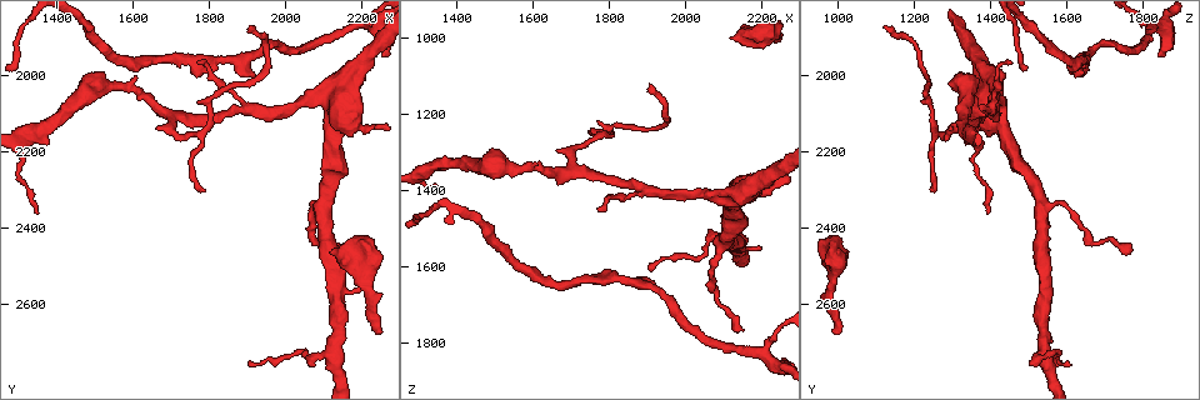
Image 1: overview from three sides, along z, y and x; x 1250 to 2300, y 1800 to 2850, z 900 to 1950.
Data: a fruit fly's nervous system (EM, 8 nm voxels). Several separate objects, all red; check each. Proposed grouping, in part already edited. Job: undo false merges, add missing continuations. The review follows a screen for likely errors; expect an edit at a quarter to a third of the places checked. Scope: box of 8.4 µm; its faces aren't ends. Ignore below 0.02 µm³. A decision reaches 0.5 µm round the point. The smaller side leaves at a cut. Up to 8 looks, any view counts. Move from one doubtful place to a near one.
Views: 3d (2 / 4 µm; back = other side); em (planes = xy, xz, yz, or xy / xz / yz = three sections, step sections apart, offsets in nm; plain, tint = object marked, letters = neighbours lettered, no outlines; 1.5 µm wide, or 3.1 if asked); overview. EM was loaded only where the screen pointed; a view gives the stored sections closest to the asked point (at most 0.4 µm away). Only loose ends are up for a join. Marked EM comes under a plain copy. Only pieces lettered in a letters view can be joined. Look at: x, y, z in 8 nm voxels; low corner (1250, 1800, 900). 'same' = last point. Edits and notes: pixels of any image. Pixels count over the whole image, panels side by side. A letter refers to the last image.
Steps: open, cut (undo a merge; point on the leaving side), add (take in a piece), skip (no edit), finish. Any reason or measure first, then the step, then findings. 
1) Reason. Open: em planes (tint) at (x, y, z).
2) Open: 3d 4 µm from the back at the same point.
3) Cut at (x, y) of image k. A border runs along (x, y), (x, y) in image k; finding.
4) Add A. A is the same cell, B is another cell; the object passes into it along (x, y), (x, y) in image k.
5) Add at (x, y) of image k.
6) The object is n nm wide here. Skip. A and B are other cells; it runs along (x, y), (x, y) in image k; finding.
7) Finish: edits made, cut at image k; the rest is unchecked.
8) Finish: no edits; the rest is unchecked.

Thick turns thin. Open: 3d 4 µm at (2140, 2115, 1410).

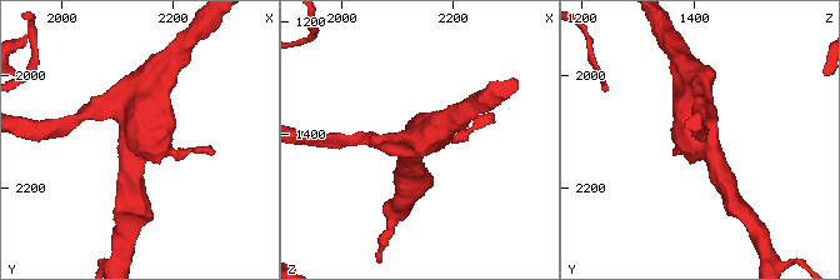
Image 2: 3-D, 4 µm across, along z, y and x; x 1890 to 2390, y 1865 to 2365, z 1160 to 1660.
Open: em planes (letters) at (2140, 2115, 1410).

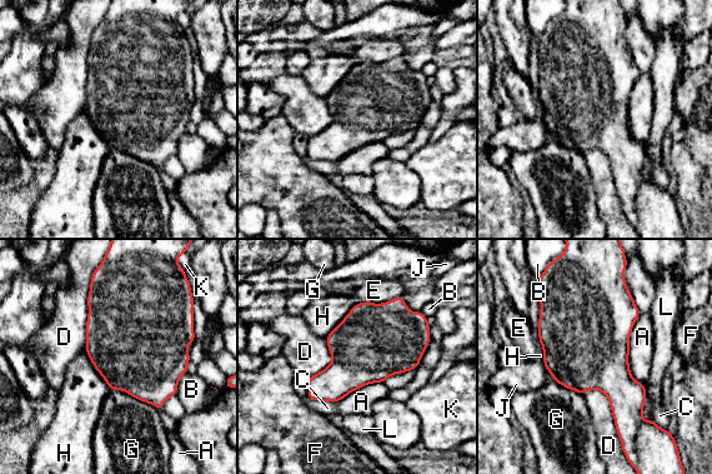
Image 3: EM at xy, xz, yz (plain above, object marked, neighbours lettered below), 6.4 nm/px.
The longest contact is with A, 460 nm. Skip. A, B, C, D, E, F, G, H, J, K and L are other cells; a border runs along (582, 393), (607, 398), (621, 443) in image 3; one neuron here.

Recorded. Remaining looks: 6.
End of a long branch. Open: em planes (letters) at (1905, 1865, 1130).

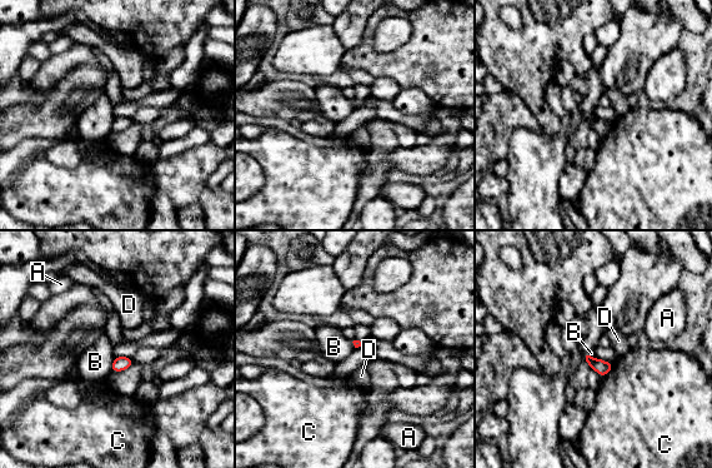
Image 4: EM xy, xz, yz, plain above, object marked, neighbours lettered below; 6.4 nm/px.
Skip. A, B, C and D are other cells; a border runs along (114, 358), (110, 371) in image 4; none of them fits.

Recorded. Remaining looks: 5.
Free end. Open: 3d 2 µm at (2235, 2680, 995).

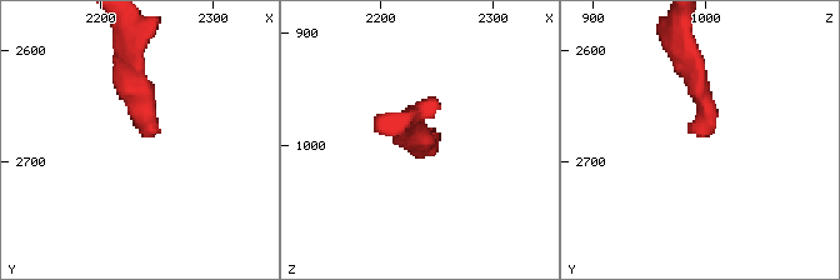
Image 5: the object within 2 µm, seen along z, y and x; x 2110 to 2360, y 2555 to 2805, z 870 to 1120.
Open: em yz step 8 (letters) at (2244, 2680, 994).

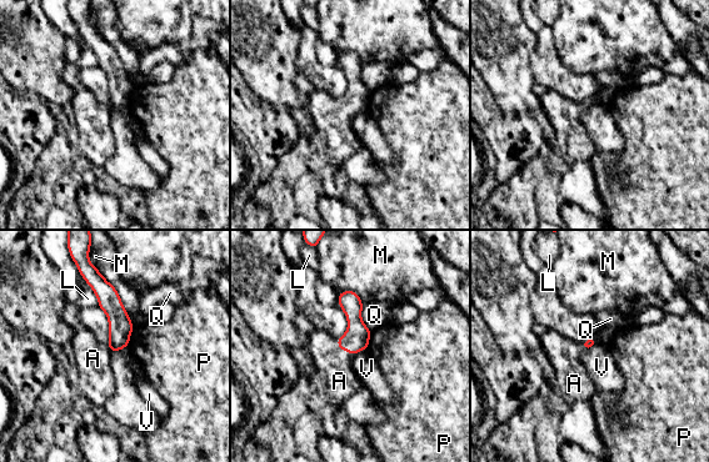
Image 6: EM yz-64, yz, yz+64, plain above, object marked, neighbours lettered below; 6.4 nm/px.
Add A. A is the same cell, L, M, P, Q and V are other cells; it goes on there.

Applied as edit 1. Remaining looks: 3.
Finish: edits made, add at image 6; the rest is unchecked.

